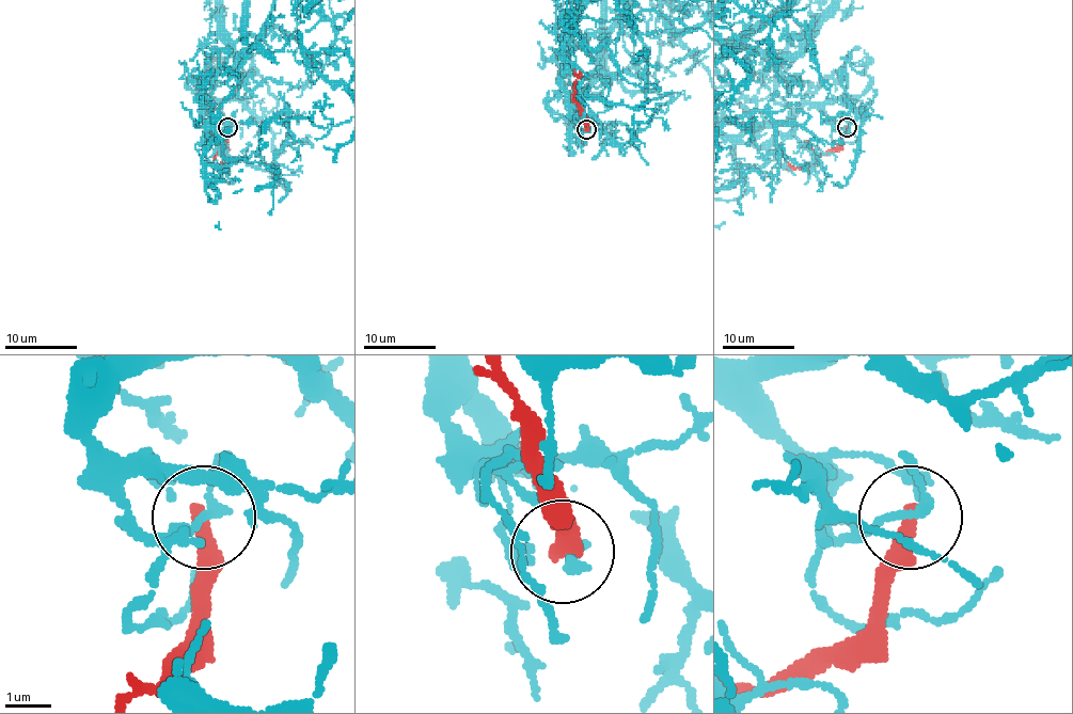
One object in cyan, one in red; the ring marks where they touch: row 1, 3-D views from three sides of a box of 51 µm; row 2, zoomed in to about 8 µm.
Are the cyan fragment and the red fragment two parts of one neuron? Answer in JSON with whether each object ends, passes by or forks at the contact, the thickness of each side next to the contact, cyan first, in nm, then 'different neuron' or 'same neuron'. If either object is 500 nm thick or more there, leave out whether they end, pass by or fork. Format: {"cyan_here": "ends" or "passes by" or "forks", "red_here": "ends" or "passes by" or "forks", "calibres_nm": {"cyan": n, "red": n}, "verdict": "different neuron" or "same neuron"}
{"cyan_here": "passes by", "red_here": "ends", "calibres_nm": {"cyan": 160, "red": 400}, "verdict": "different neuron"}

